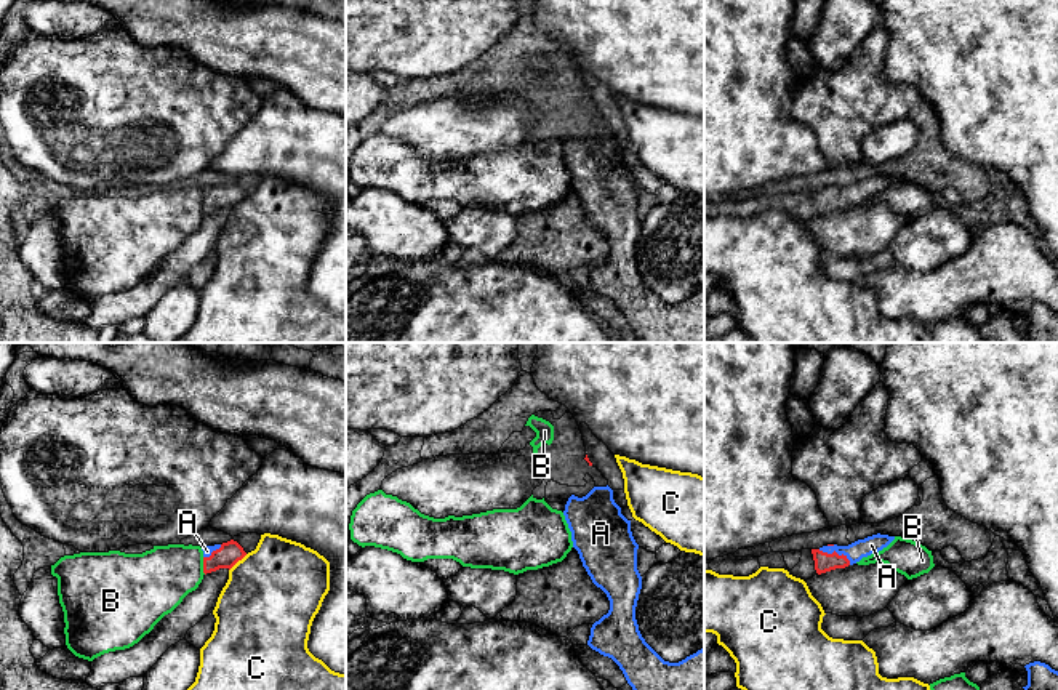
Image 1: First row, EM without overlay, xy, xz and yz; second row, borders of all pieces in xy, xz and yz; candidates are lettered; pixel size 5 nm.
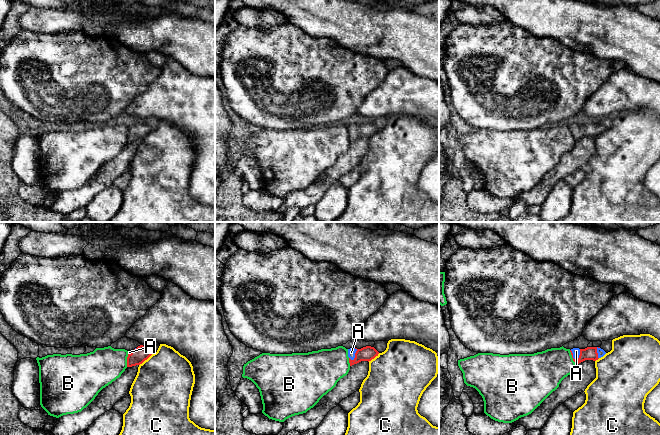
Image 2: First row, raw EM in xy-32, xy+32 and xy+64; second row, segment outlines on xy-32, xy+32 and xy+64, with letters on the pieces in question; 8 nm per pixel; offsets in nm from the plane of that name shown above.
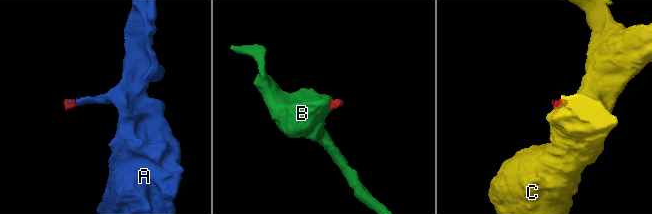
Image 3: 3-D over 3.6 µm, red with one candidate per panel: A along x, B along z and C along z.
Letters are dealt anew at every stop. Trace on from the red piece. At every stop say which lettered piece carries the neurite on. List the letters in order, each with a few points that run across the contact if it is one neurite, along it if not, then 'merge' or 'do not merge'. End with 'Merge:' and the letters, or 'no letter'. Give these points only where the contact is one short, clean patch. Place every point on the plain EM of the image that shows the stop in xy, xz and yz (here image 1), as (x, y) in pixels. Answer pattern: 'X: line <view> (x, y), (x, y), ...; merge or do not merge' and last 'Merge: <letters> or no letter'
A: line yz (825, 204), (834, 192), (857, 192), (871, 186); merge
B: line xy (202, 199), (202, 212), (205, 215); do not merge
C: line xy (247, 196), (229, 212); do not merge
Merge: A

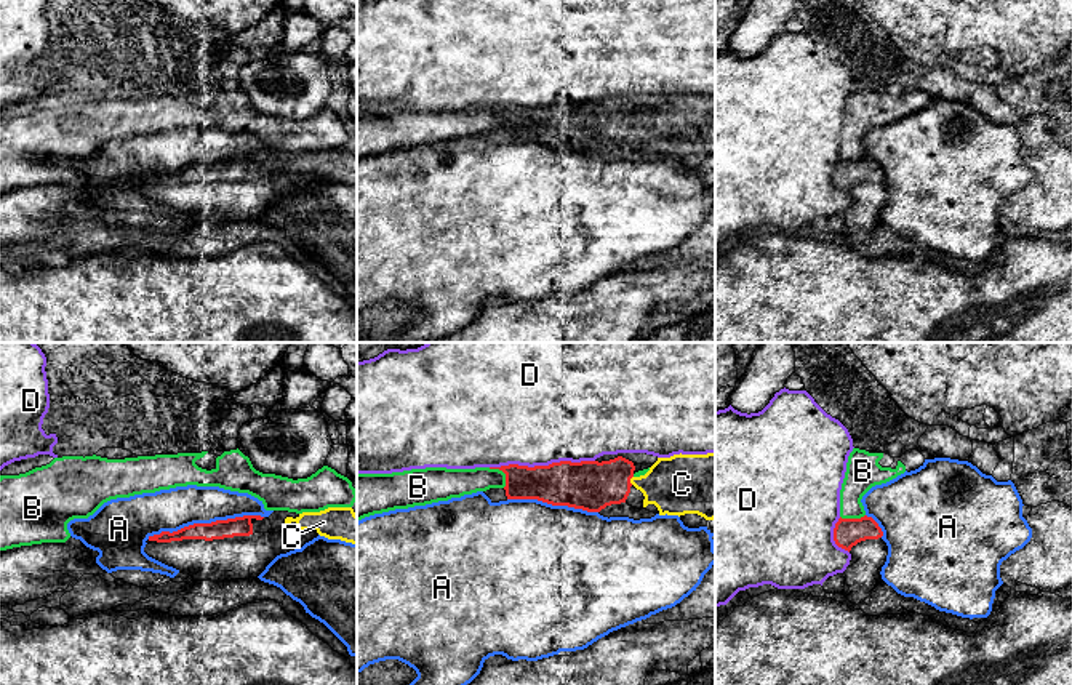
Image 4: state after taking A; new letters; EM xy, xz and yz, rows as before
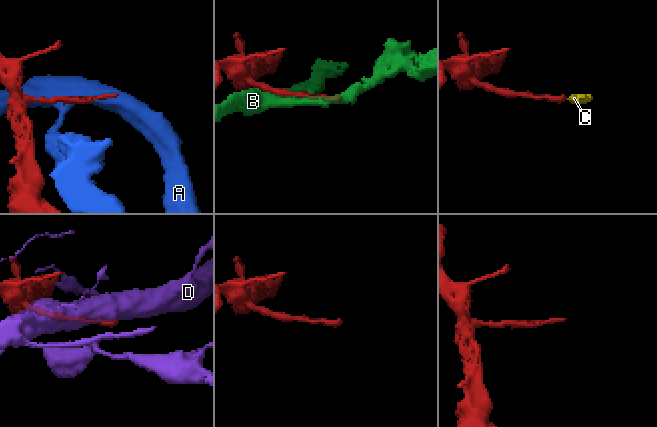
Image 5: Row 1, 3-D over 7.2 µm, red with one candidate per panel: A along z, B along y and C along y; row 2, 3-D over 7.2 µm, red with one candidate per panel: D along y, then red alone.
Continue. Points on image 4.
A: do not merge
B: do not merge
C: line xz (589, 127), (629, 122), (677, 127); merge
D: do not merge
Merge: C

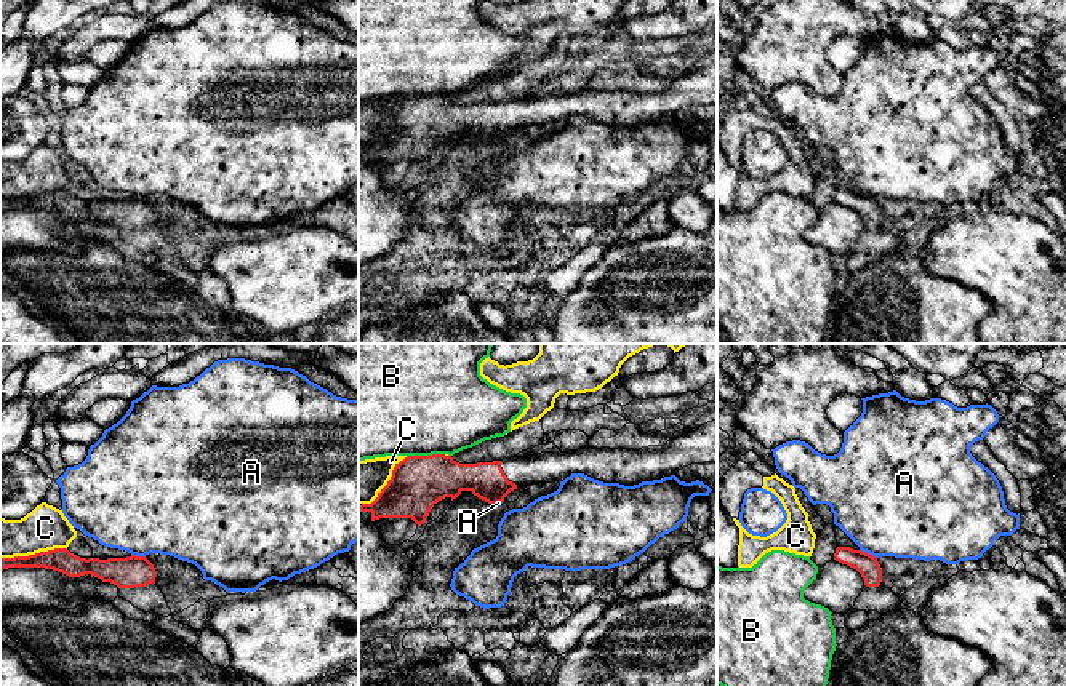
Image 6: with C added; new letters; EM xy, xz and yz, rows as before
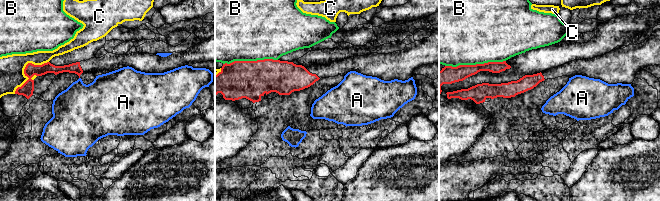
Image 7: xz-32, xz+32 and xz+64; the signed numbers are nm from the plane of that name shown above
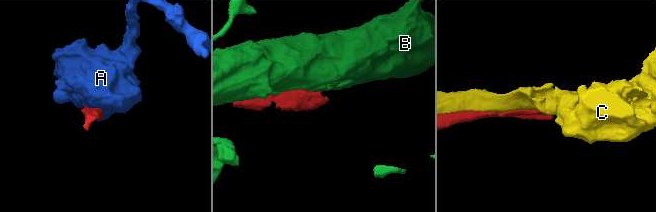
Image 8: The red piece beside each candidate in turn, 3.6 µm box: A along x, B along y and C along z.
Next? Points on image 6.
A: line yz (860, 191), (876, 200); do not merge
B: do not merge
C: do not merge
Merge: no letter

